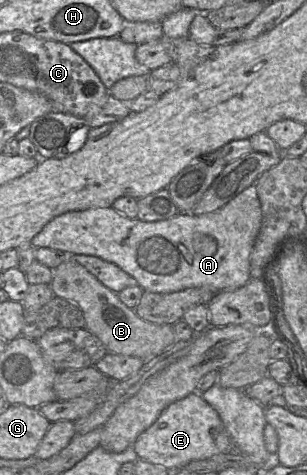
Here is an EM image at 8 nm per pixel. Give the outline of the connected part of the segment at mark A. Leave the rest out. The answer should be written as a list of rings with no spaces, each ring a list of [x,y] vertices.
[[[253,184],[214,212],[202,215],[179,212],[170,219],[156,222],[130,219],[113,207],[66,212],[48,222],[33,237],[31,244],[34,248],[51,248],[68,255],[96,256],[114,263],[135,278],[144,291],[171,293],[187,288],[208,287],[220,292],[240,288],[251,279],[251,252],[261,224],[261,204]]]

